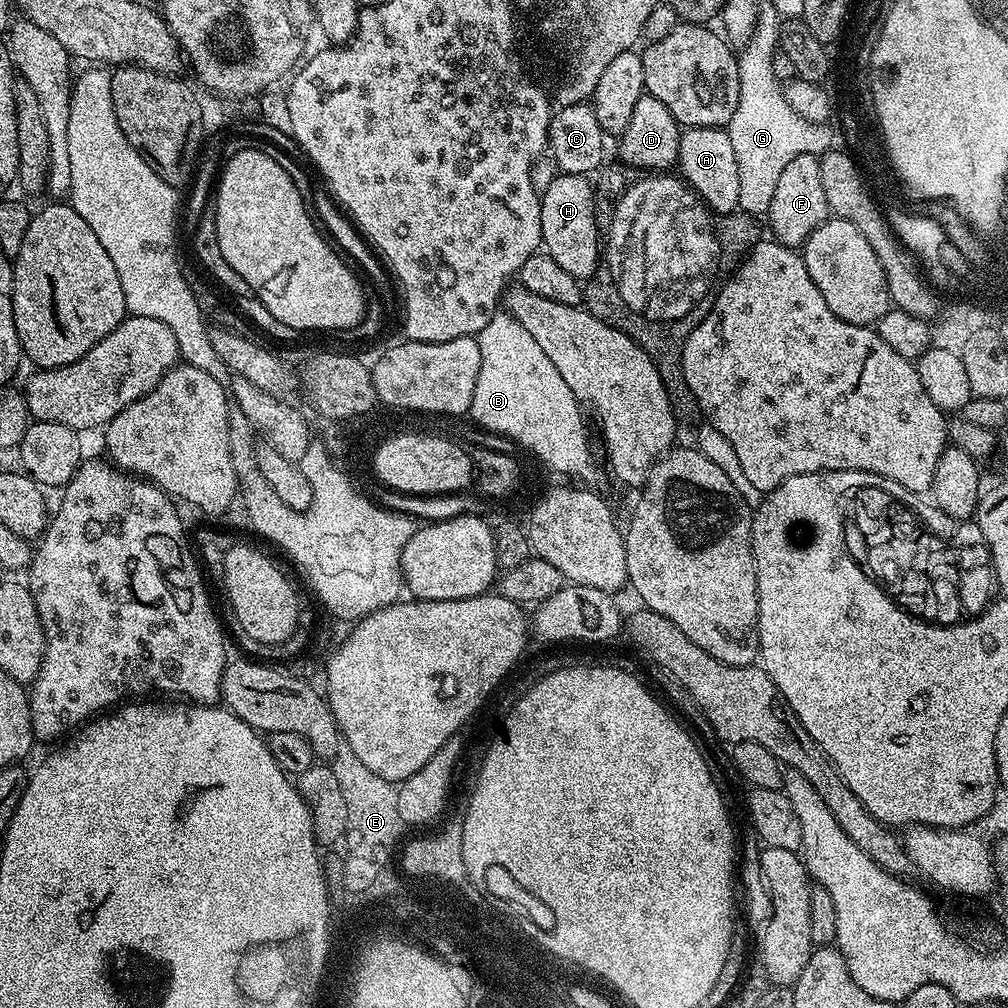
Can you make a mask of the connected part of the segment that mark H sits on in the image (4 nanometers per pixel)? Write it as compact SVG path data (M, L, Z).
M556 174L556 177L548 184L548 189L543 189L540 197L540 221L542 222L542 241L543 251L562 270L569 274L574 274L574 278L581 282L590 280L591 275L602 263L602 233L596 226L596 194L594 184L587 175L584 174Z

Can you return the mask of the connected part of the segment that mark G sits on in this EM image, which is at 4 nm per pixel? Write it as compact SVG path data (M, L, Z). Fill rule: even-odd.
M770 2L761 3L754 34L749 38L748 43L743 45L738 56L740 61L738 66L738 82L740 83L738 106L734 110L732 121L726 126L730 143L734 146L734 158L738 158L739 211L755 218L763 217L770 210L770 202L774 198L778 178L793 158L798 158L798 154L810 154L811 156L823 154L833 147L831 127L828 124L806 122L806 118L802 118L802 114L794 114L794 110L790 110L790 102L786 102L784 97L781 81L777 80L774 74L772 57L778 51L781 23L782 17L775 6Z

